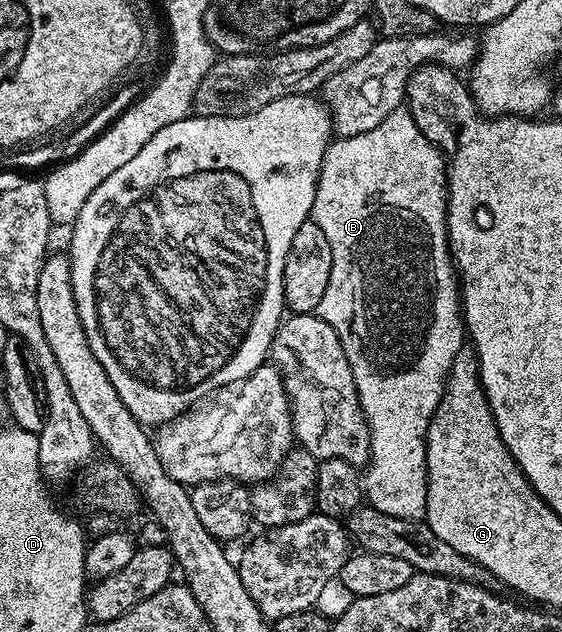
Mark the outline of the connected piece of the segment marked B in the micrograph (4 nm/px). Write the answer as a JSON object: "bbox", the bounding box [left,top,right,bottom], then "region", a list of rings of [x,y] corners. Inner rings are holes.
{"bbox":[310,107,464,485],"region":[[[403,107],[392,111],[392,115],[388,115],[388,119],[384,119],[384,123],[380,123],[371,129],[365,129],[360,135],[331,140],[330,144],[326,147],[326,154],[322,160],[322,169],[318,173],[318,186],[316,187],[314,206],[310,212],[310,217],[314,224],[317,225],[318,230],[328,239],[330,250],[332,251],[332,271],[330,272],[328,287],[326,288],[326,297],[329,298],[329,301],[331,300],[330,313],[327,312],[324,318],[327,323],[337,328],[339,339],[342,340],[343,351],[346,353],[352,375],[355,377],[356,387],[358,388],[358,402],[362,404],[366,421],[370,427],[370,459],[364,469],[364,485],[422,485],[422,471],[426,468],[426,432],[430,426],[430,420],[433,419],[434,413],[438,409],[438,404],[442,401],[442,395],[446,391],[446,383],[450,375],[450,369],[454,366],[454,360],[458,358],[458,354],[463,352],[464,349],[464,345],[462,345],[462,337],[464,341],[464,310],[460,300],[460,289],[456,284],[456,266],[448,256],[448,234],[446,231],[446,215],[448,212],[446,187],[448,182],[446,179],[446,163],[447,158],[444,156],[442,150],[437,149],[436,146],[426,138],[424,130],[418,125],[418,120],[411,115],[409,108]],[[345,297],[350,297],[350,305],[345,301]]]}

